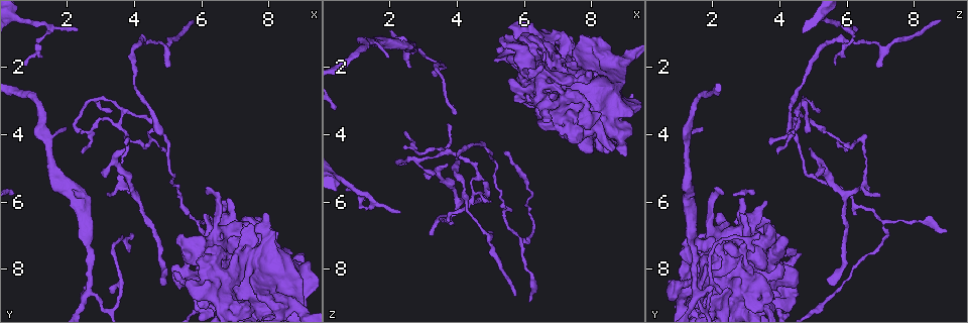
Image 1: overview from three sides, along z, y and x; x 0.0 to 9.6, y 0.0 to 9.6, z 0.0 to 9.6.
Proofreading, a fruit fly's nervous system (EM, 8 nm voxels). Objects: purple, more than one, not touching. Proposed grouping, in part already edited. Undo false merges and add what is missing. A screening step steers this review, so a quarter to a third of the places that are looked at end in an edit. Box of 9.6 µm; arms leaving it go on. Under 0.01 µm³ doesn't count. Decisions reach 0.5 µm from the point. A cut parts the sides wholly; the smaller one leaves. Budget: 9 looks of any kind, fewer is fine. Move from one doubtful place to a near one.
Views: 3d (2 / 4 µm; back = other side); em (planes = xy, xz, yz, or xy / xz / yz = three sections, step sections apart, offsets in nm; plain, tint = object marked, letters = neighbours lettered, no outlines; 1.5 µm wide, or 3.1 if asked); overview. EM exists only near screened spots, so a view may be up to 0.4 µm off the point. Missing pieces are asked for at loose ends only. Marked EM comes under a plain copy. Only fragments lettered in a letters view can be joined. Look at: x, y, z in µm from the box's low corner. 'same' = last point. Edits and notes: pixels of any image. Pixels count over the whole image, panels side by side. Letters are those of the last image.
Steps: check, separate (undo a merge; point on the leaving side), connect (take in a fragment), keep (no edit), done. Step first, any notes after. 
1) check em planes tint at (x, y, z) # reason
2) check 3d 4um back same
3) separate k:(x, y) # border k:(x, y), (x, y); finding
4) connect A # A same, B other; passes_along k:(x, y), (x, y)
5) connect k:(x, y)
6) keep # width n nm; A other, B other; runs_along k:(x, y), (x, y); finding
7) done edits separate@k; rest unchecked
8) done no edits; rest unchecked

check 3d 2um at (5.70, 0.60, 8.75) # tapers out

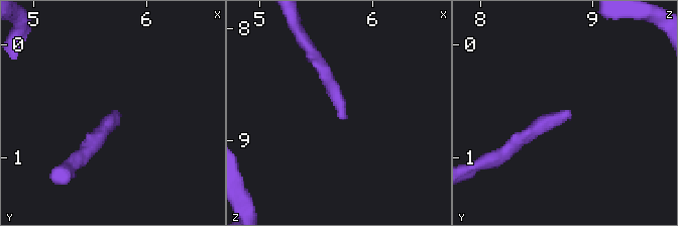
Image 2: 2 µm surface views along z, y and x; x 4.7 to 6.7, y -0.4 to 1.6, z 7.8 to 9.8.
check em planes tint at (5.74, 0.60, 8.82)

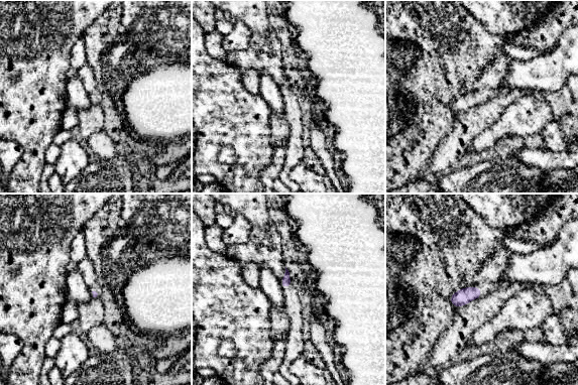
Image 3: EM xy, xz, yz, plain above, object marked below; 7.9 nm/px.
check em planes letters same

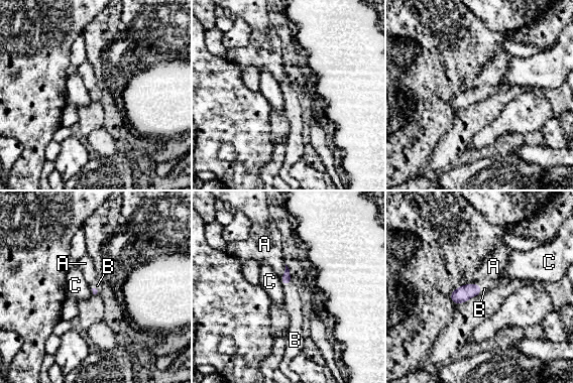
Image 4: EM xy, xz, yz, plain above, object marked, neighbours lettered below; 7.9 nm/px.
connect B # A other, B same, C other; passes_along 4:(461, 294), (479, 285), (486, 284); it goes on there

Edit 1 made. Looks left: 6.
check 3d 2um at (3.75, 4.20, 6.50) # abrupt turn

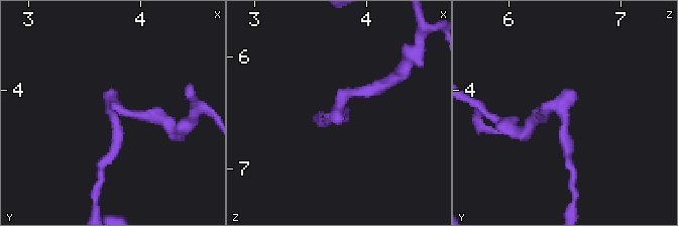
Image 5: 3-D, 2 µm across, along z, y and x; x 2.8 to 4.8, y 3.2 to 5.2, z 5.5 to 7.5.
check em planes letters at (3.76, 4.26, 6.50) # now the EM

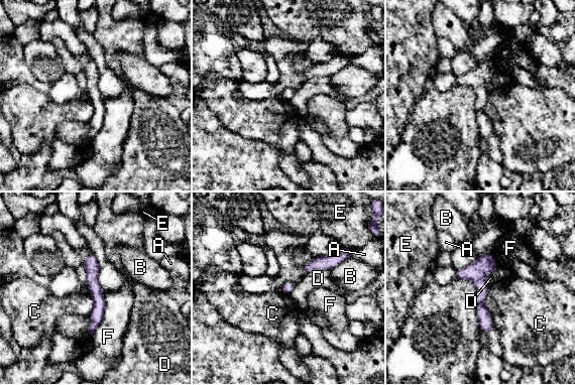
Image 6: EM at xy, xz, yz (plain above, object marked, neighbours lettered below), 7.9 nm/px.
keep # width 90 nm; longest_contact F 380 nm; A other, B other, C other, D other, E other, F other; continuous, no second neuron

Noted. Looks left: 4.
check em planes letters at (5.00, 2.00, 6.95) # thin end

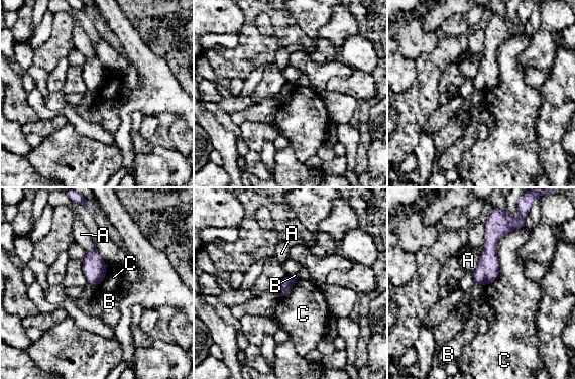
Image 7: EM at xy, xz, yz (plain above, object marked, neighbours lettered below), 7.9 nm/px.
keep # longest_contact C 600 nm; A other, B other, C other; border 7:(524, 226), (499, 239), (485, 286); no lettered fragment goes on from it

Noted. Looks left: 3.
check overview

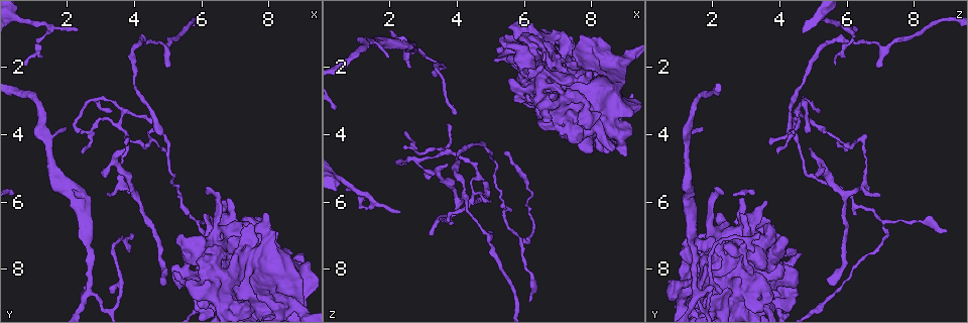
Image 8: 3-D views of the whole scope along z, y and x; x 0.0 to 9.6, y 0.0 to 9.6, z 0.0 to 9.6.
check 3d 4um at (6.15, 6.90, 8.95) # tapers out

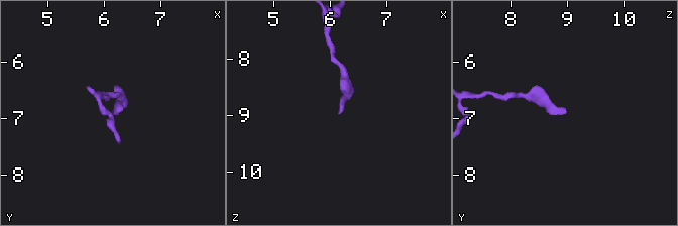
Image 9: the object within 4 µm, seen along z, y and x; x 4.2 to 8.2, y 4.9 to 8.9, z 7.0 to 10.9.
check em planes letters at (6.15, 6.85, 9.00) # now the EM

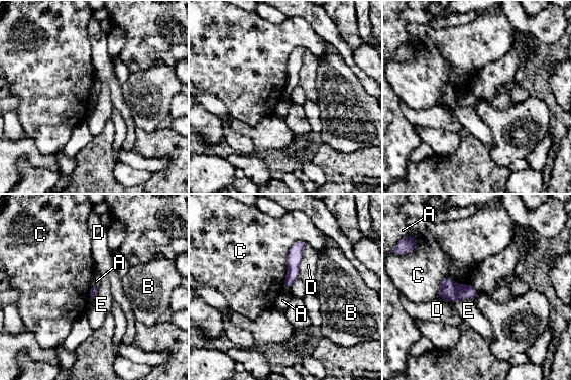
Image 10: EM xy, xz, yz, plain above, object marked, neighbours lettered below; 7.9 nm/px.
keep # A other, B other, C other, D other, E other; border 10:(469, 283), (478, 291); none of them fits

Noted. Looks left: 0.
done edits connect@4; rest unchecked

